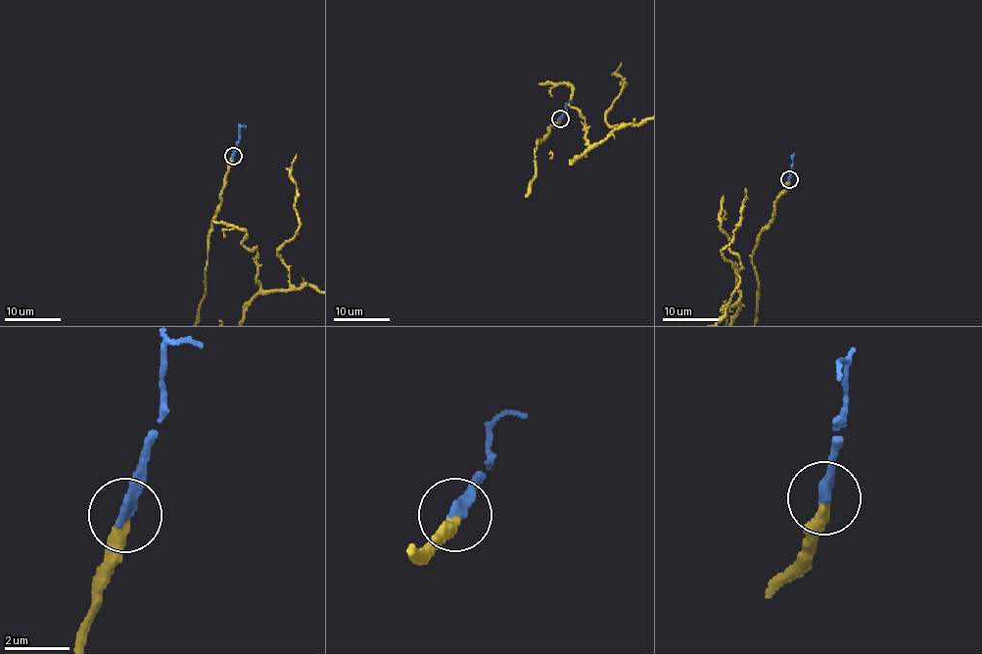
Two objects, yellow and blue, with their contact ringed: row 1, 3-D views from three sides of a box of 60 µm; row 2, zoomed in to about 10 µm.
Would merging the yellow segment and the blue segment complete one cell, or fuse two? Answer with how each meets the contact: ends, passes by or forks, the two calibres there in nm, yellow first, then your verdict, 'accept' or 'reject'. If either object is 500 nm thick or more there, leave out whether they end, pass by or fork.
yellow ends; blue ends; calibres 320 and 340 nm; accept

